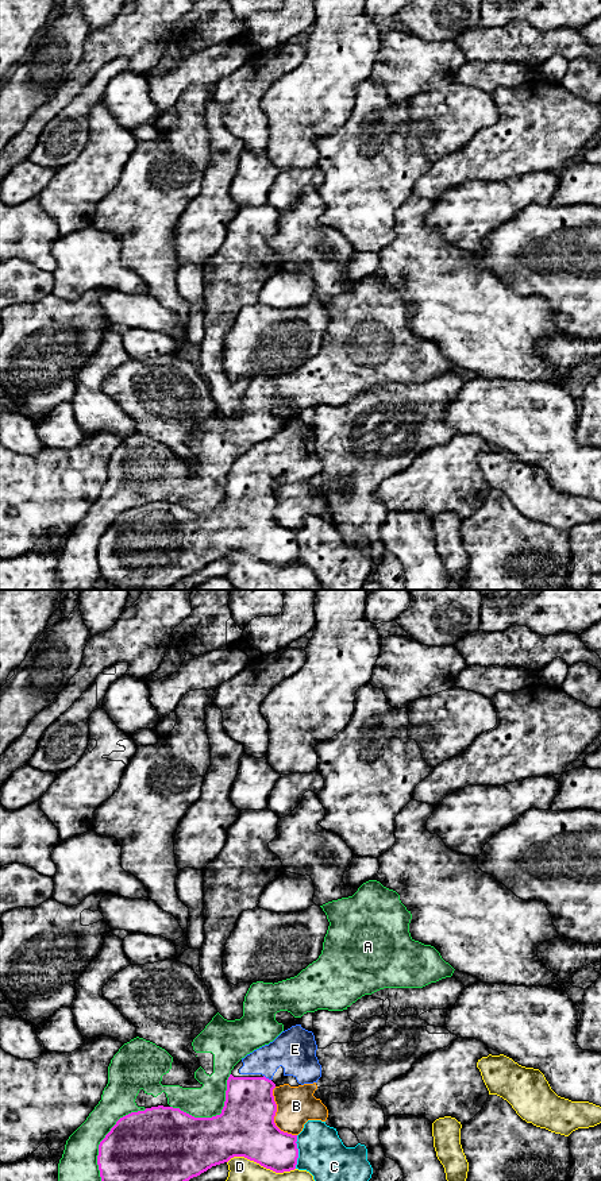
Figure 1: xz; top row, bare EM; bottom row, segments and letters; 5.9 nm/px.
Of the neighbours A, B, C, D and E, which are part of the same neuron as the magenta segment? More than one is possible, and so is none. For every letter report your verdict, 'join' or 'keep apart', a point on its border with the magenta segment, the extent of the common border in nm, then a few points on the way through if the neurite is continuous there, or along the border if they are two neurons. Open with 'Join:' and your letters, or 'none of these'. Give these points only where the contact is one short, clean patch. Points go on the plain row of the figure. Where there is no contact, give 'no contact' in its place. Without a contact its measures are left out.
Join: E
A: keep apart; meets magenta in xz at (216, 510); contact 420 nm long
B: keep apart; meets magenta in xz at (274, 510); contact 320 nm long
C: keep apart; meets magenta in xz at (297, 547); contact 200 nm long
D: keep apart; meets magenta in xz at (261, 560); contact 420 nm long
E: join; meets magenta in xz at (268, 474); contact 60 nm long; runs through xz (249, 506), (250, 494), (268, 474), (268, 464), (295, 444)

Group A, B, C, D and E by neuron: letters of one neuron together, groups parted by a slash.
A / B / C / D / E

